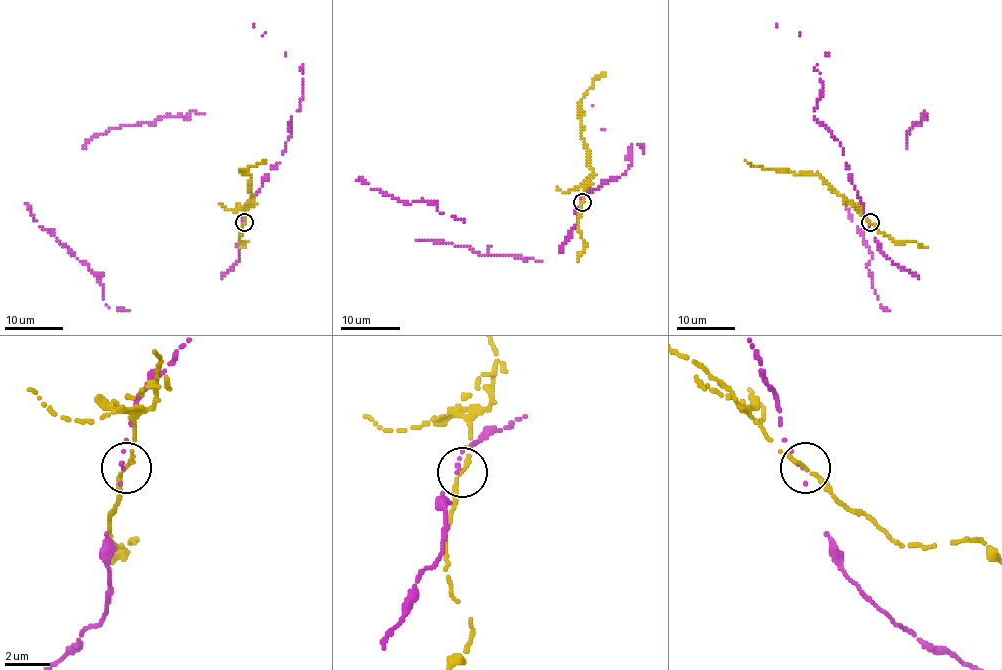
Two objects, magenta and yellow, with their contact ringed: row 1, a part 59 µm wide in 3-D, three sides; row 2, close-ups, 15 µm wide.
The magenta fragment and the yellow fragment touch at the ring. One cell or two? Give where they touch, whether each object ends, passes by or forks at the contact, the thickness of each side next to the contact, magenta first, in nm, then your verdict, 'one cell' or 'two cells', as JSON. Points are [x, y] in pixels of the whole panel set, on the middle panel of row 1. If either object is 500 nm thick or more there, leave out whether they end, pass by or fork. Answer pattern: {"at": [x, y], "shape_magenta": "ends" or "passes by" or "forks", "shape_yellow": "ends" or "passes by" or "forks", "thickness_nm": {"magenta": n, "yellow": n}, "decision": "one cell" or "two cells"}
{"at": [582, 202], "shape_magenta": "ends", "shape_yellow": "ends", "thickness_nm": {"magenta": 160, "yellow": 240}, "decision": "two cells"}

